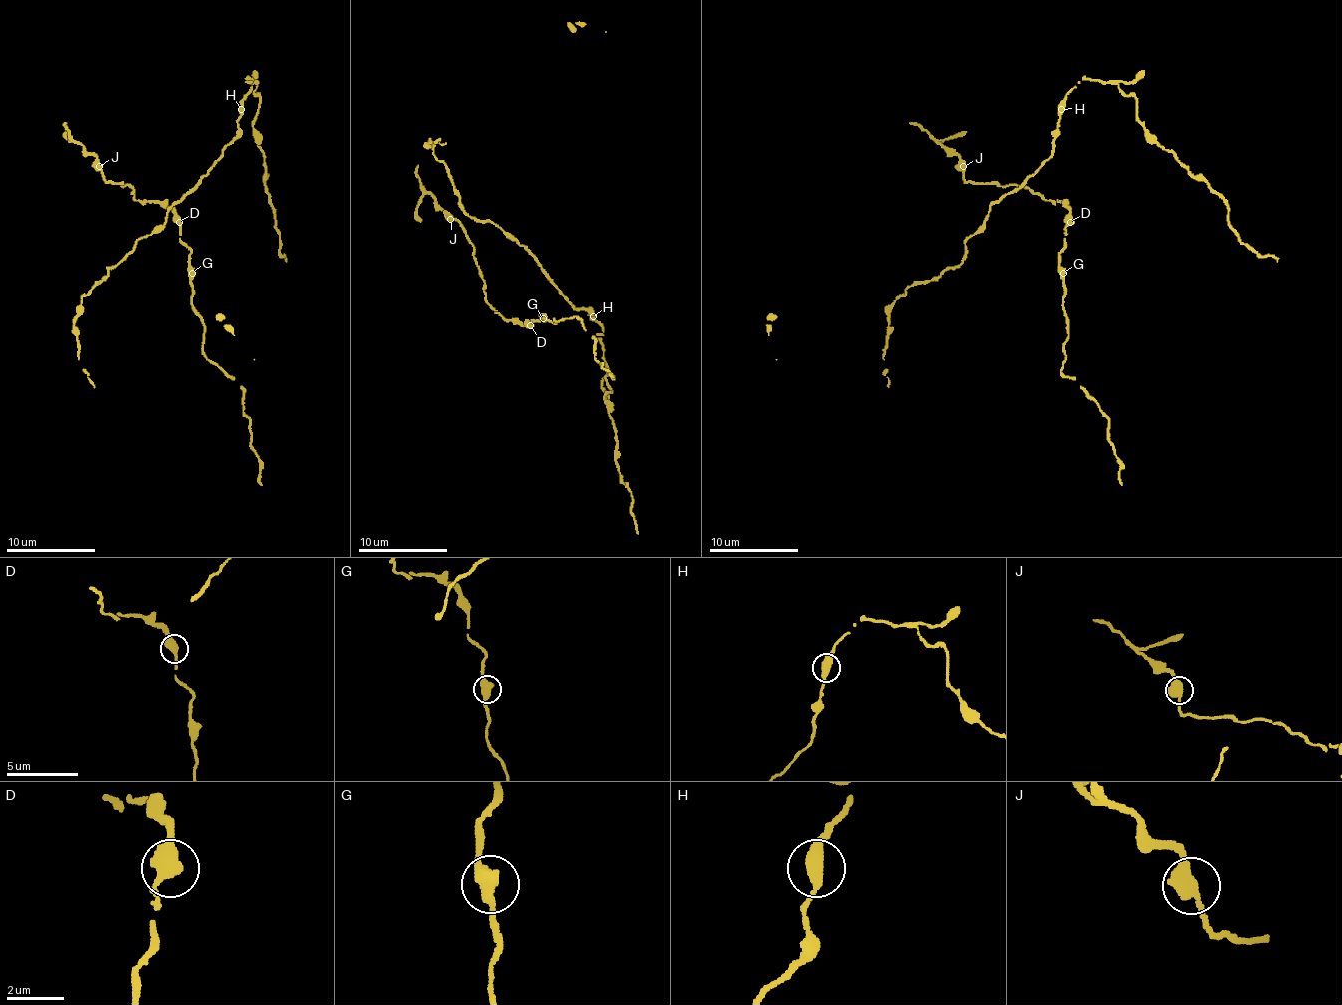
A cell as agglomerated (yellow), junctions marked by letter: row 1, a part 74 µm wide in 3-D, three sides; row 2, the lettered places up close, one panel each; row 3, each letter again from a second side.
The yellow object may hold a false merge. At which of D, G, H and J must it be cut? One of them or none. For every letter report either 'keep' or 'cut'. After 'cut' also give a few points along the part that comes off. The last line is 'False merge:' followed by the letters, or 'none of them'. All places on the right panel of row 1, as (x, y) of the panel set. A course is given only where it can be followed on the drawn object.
D: keep
G: keep
H: keep
J: keep
False merge: none of them

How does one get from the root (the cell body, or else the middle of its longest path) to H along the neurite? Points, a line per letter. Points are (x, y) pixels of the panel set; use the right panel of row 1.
H: (999, 200), (1014, 191), (1052, 153), (1052, 140), (1061, 109)

